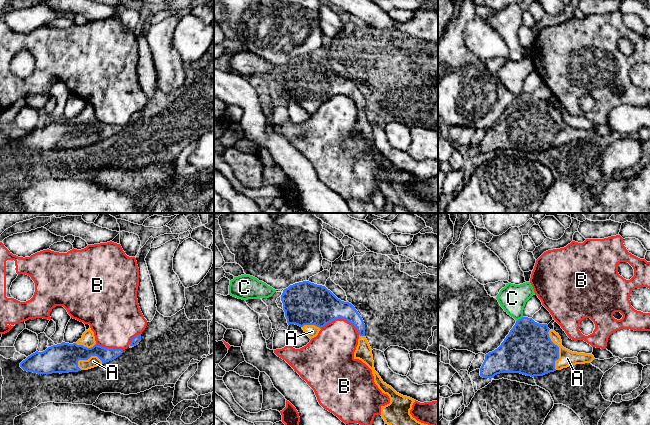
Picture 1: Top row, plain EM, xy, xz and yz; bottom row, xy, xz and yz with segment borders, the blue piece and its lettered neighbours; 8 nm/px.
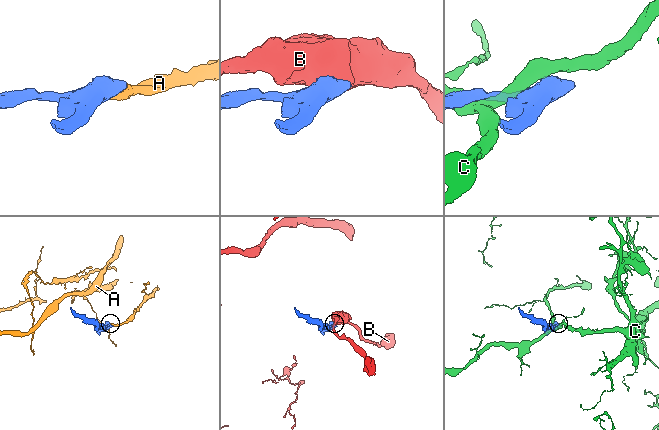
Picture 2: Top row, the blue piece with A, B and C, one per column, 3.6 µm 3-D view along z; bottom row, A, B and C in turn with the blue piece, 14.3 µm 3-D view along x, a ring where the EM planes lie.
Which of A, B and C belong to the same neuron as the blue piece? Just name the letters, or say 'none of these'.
A

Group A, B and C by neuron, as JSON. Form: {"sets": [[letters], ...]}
{"sets": [["A"], ["B"], ["C"]]}

